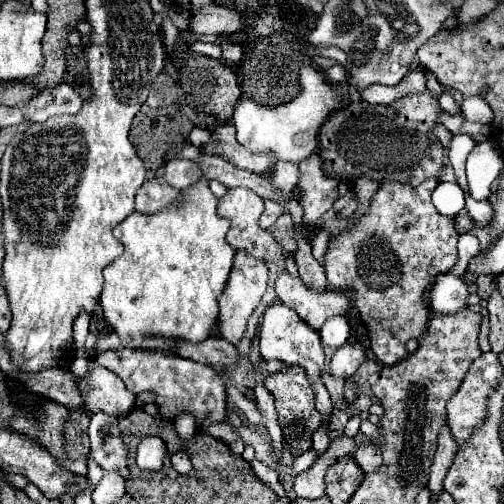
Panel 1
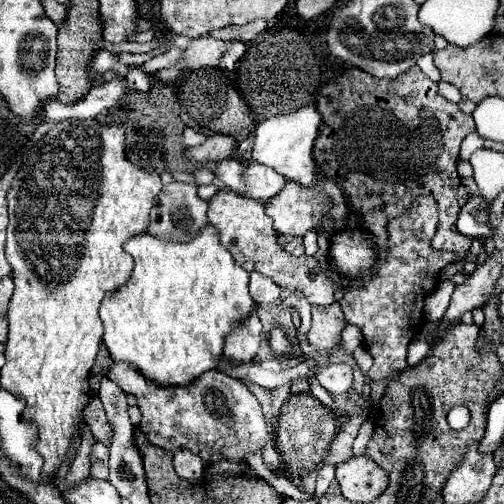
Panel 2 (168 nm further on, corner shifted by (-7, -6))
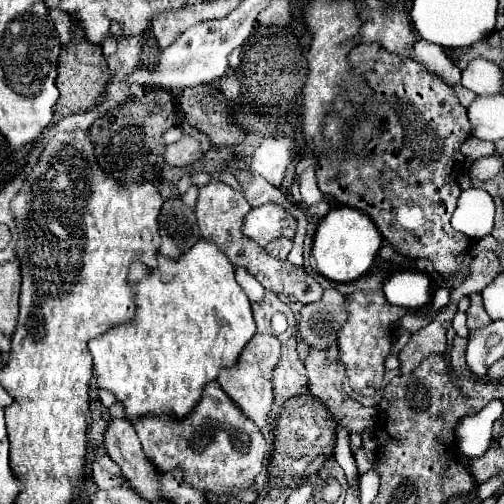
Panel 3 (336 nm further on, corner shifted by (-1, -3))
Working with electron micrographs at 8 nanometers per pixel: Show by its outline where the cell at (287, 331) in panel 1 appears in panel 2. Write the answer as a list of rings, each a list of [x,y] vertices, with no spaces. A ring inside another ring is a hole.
[[[274,327],[270,331],[268,343],[270,343],[270,349],[280,357],[288,357],[294,353],[294,343],[290,341],[290,337],[286,335],[286,331],[282,327]]]

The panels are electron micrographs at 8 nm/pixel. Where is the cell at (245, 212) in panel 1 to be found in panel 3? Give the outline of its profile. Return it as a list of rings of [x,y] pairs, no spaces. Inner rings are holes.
[[[212,180],[206,186],[200,186],[198,192],[198,200],[196,200],[196,208],[194,208],[194,216],[196,216],[196,224],[200,228],[200,236],[206,240],[212,240],[220,252],[224,252],[228,256],[228,260],[236,266],[246,268],[264,288],[282,294],[282,296],[294,296],[298,302],[302,304],[310,304],[310,302],[318,302],[322,298],[324,288],[310,276],[304,272],[304,268],[294,268],[290,262],[282,262],[278,258],[272,258],[264,252],[264,248],[260,248],[254,240],[248,240],[242,234],[242,222],[244,216],[248,214],[250,204],[246,202],[244,194],[230,188],[224,182]]]

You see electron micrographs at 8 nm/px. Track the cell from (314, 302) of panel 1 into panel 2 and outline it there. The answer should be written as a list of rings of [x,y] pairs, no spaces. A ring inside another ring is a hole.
[[[250,273],[250,295],[258,305],[278,301],[280,293],[282,293],[282,289],[272,279],[268,279],[260,273]]]

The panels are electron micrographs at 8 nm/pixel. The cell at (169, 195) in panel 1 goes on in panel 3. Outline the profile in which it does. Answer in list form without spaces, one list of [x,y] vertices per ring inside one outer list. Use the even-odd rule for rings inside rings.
[[[180,198],[164,202],[158,224],[162,234],[160,254],[170,260],[178,260],[184,252],[190,250],[190,246],[200,240],[194,210],[184,206]]]

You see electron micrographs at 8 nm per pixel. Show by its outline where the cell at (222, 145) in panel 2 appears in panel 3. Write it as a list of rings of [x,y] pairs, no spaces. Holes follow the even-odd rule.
[[[182,136],[178,142],[168,144],[164,150],[164,160],[170,166],[186,166],[202,158],[202,148],[200,142],[194,140],[192,136]]]

